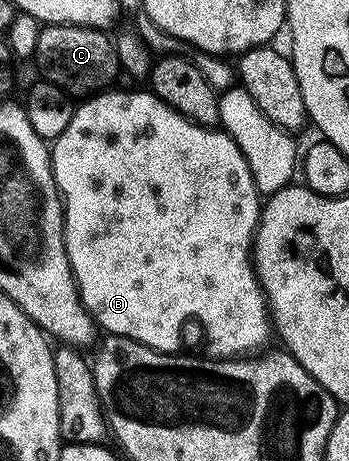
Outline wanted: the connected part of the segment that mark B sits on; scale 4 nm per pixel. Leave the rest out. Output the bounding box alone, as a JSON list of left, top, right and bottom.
[51,88,271,359]

